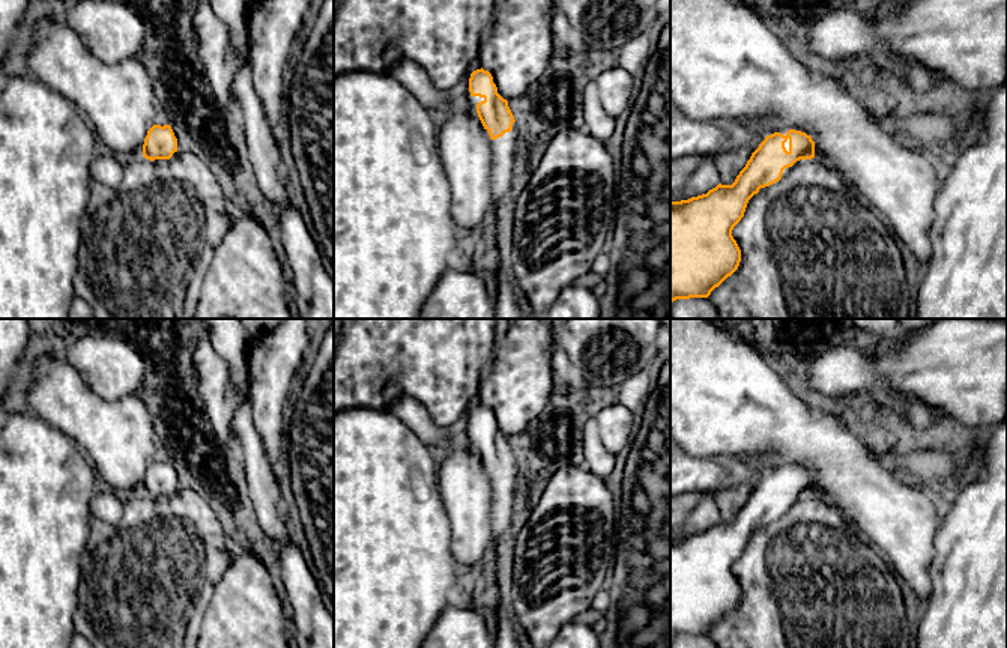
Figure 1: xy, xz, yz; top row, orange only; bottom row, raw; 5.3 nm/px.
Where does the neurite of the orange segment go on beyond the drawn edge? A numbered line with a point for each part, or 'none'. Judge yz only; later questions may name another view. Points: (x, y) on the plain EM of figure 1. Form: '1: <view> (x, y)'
none

